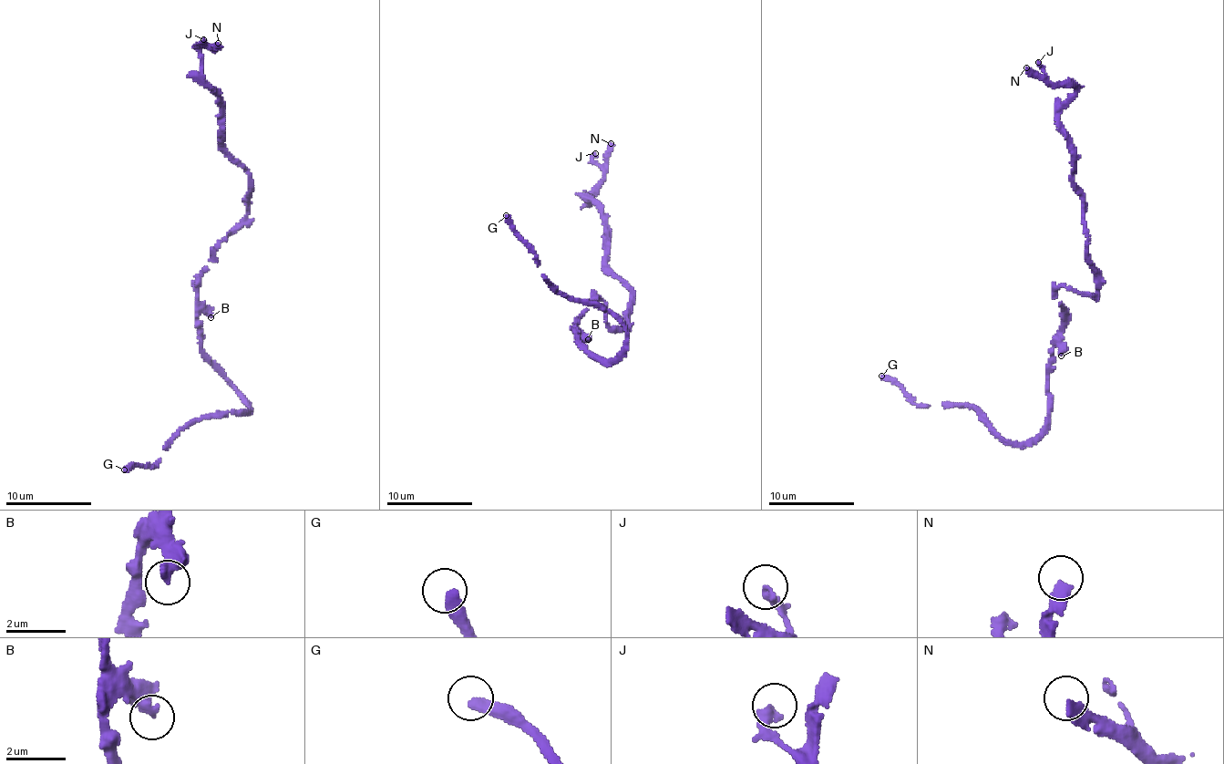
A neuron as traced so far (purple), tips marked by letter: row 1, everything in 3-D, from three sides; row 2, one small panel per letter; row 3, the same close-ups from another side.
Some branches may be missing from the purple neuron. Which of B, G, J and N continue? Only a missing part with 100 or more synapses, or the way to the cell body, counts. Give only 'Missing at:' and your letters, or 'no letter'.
Missing at: N

